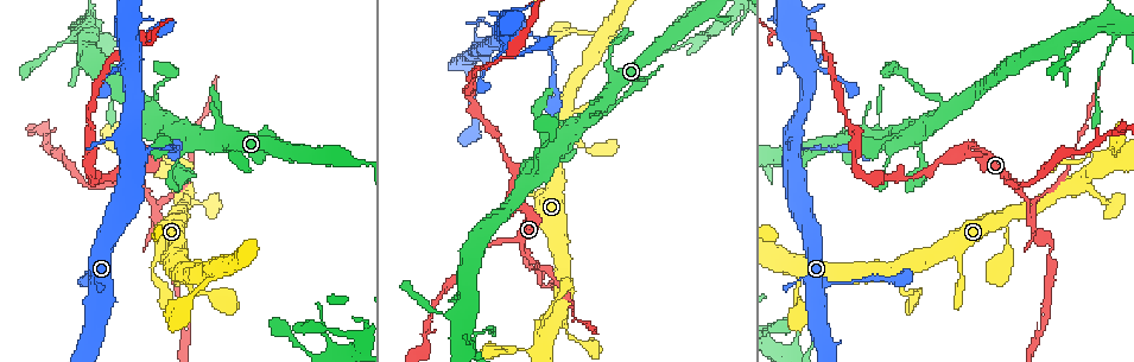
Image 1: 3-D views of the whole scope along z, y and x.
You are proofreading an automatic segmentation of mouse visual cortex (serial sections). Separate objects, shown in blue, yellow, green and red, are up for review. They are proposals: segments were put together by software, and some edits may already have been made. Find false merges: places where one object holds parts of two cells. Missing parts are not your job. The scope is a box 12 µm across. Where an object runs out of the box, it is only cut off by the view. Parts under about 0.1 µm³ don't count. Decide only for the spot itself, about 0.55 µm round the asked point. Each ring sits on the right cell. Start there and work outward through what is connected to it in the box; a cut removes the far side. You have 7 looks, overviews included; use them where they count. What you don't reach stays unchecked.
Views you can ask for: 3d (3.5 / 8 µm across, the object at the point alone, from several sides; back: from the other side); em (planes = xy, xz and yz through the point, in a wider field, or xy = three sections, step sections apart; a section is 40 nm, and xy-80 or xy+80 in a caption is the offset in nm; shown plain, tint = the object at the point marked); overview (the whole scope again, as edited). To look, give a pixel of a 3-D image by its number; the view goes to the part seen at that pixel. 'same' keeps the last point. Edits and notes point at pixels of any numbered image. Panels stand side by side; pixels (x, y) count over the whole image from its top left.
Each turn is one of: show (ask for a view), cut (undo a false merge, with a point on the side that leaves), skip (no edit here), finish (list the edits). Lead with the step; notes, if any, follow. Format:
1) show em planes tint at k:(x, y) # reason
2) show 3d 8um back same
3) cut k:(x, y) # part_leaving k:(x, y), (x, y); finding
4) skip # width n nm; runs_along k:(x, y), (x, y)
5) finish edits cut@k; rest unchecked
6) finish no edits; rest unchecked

show 3d 3.5um back at 1:(1027, 206) # two arms in line, one across

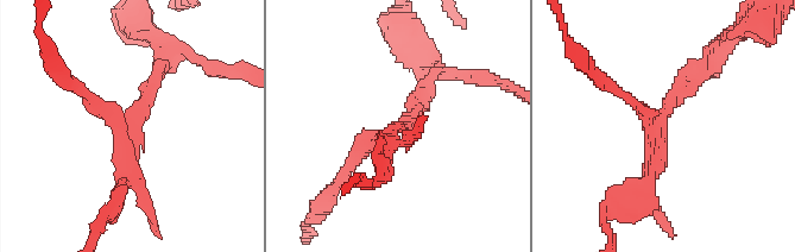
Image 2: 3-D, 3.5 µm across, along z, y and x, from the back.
show em xy step 1 plain at 2:(396, 131)

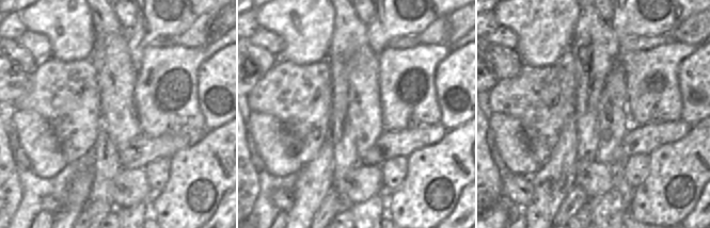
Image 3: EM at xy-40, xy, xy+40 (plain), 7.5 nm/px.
show em xy step 1 tint same # where the object lies

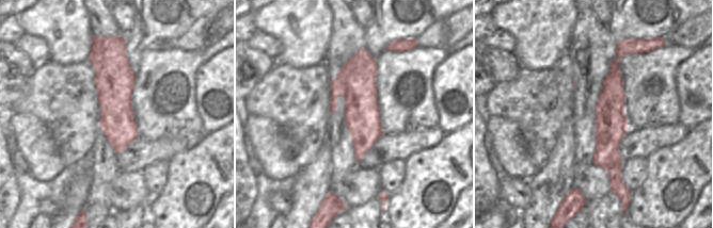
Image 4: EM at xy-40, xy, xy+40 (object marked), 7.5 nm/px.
cut 2:(663, 222) # arm_widths 150, 200, 200 nm; a second cell is stuck on

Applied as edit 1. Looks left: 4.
show overview # see it whole again

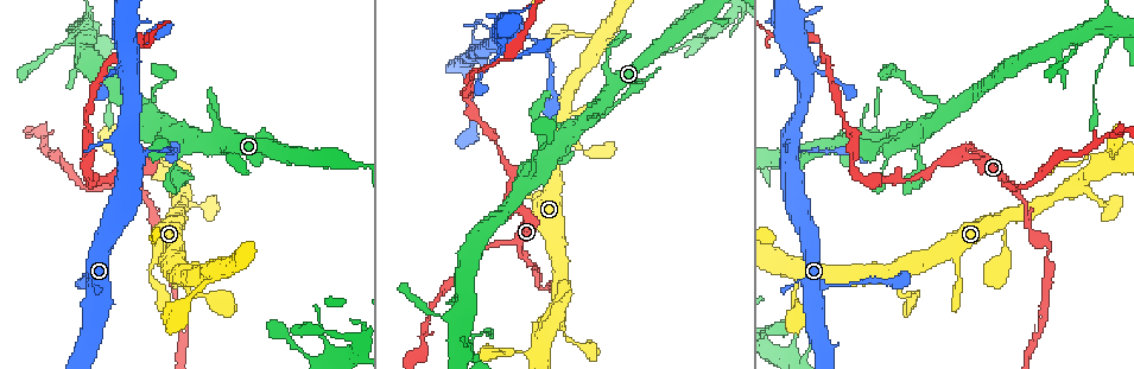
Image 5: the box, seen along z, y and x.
show 3d 3.5um at 5:(1112, 158) # thick turns thin

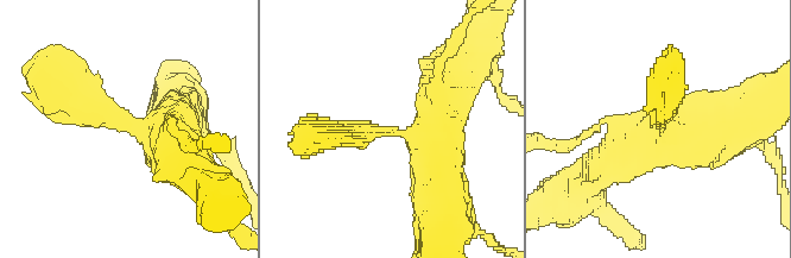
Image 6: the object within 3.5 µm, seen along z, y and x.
show em xy step 2 tint at 6:(394, 130) # arms 4; arm_widths 300, 600, 600, 600 nm

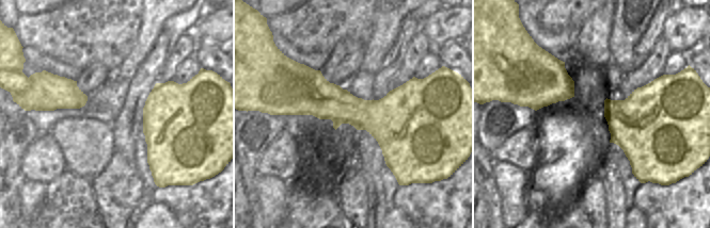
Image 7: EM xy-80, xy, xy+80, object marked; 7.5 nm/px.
skip # runs_along 6:(177, 148), (56, 93); all the same cell

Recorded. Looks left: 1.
show 3d 3.5um at 5:(1102, 207) # thick turns thin

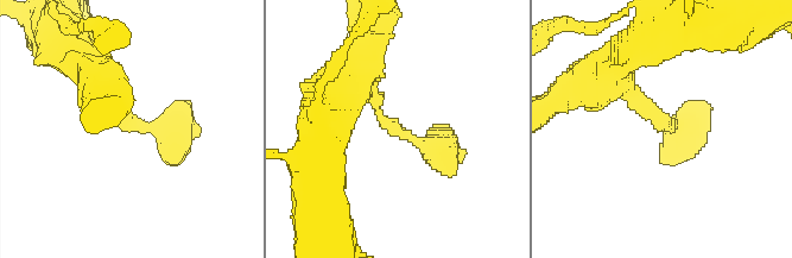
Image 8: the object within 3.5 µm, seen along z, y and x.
skip # runs_along 8:(360, 71), (381, 120), (451, 171); one cell here

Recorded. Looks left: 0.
finish edits cut@2; rest unchecked

